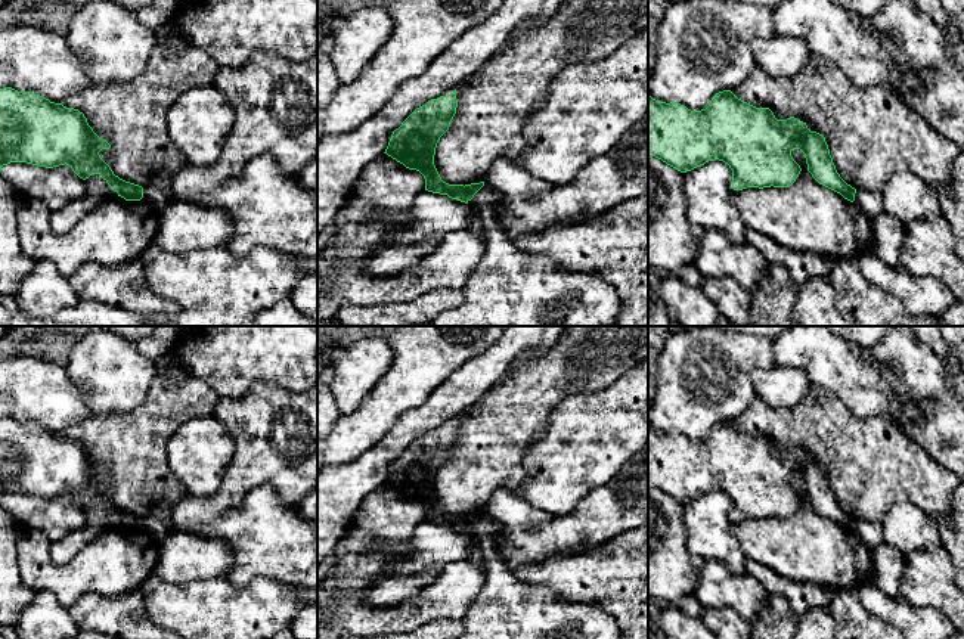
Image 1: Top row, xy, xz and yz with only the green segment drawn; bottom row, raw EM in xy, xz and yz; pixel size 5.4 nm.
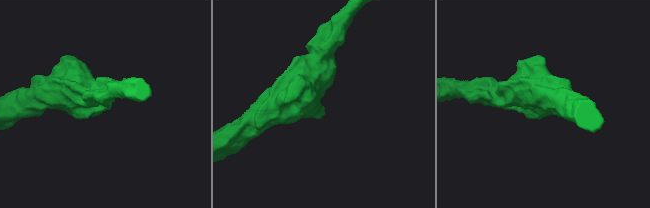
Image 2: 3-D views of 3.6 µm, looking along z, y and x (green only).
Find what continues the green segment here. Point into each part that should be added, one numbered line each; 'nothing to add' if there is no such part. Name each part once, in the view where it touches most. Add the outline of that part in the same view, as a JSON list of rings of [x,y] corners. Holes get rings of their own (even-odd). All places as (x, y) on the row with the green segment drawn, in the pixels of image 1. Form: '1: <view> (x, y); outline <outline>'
nothing to add

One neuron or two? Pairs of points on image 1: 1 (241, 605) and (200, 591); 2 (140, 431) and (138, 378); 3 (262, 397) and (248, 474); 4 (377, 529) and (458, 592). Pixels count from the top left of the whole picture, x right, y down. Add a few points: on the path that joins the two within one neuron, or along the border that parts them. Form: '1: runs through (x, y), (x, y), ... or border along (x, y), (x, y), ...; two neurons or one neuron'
1: runs through (231, 605), (214, 605), (210, 601); one neuron
2: border along (155, 374), (146, 396), (130, 412), (105, 413); two neurons
3: runs through (262, 416), (262, 455); one neuron
4: border along (349, 530), (368, 530), (378, 539); two neurons

